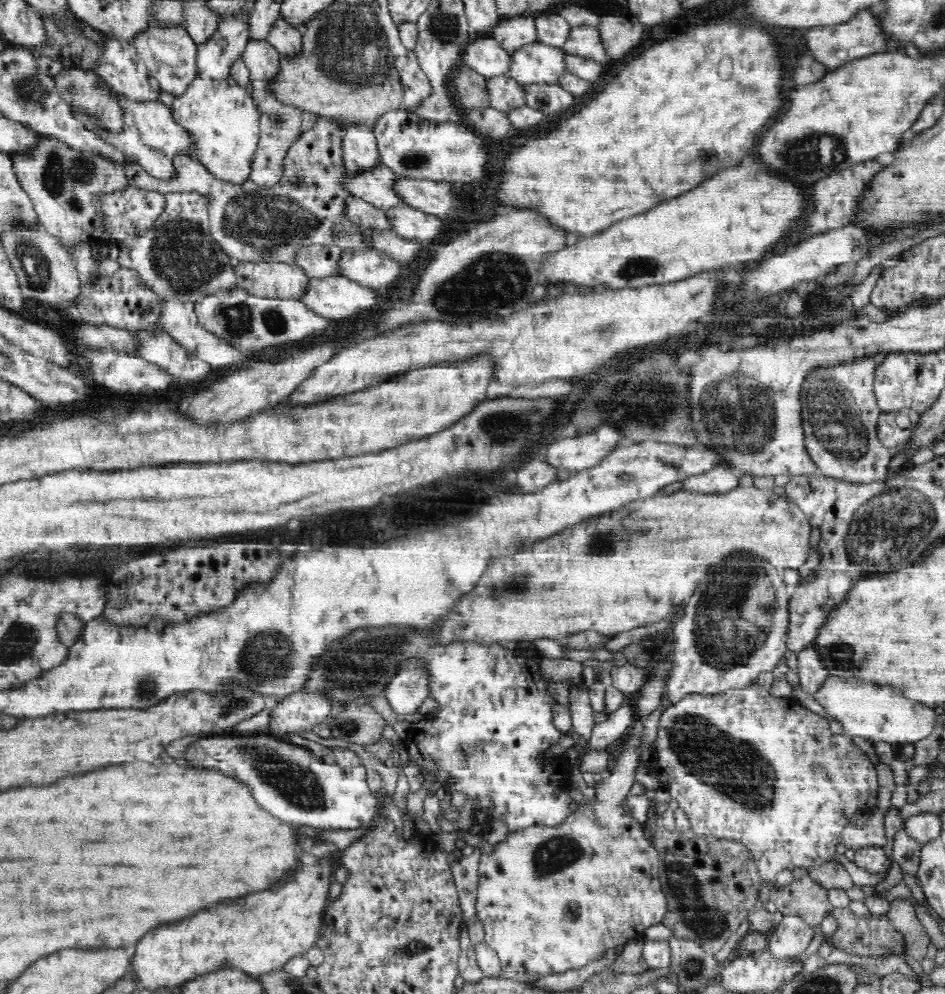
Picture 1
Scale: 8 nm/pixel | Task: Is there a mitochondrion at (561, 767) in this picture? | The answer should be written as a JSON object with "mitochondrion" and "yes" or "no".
{"mitochondrion":"no"}

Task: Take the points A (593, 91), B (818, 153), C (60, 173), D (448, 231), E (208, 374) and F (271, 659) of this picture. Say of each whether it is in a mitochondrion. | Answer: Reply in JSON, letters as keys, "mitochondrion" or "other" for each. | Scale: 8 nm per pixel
{"A":"other","B":"mitochondrion","C":"mitochondrion","D":"other","E":"other","F":"mitochondrion"}

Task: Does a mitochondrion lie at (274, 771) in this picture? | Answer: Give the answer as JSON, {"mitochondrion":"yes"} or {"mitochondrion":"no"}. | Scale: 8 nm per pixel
{"mitochondrion":"yes"}

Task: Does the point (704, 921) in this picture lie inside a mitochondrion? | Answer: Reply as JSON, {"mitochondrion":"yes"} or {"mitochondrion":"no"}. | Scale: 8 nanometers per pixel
{"mitochondrion":"yes"}

